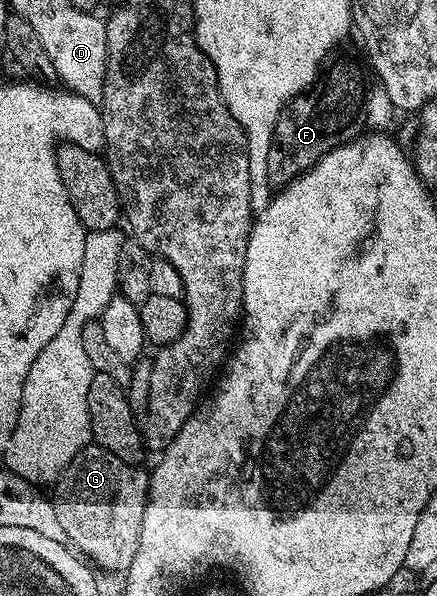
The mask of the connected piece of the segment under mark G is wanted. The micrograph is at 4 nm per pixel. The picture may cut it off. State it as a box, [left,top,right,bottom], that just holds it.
[50,444,149,572]

